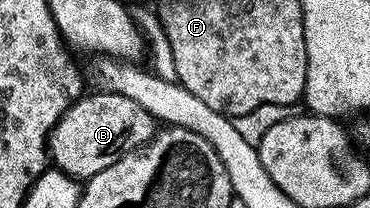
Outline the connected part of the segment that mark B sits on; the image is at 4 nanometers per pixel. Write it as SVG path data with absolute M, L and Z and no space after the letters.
M108 91L83 94L58 119L47 139L47 152L57 170L85 181L114 165L120 157L153 139L158 123L134 99Z

